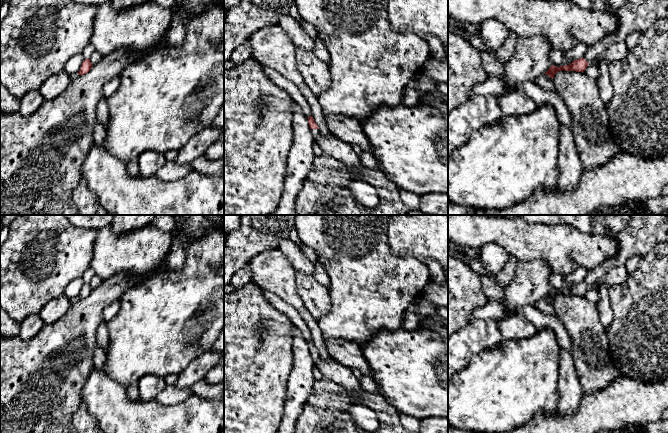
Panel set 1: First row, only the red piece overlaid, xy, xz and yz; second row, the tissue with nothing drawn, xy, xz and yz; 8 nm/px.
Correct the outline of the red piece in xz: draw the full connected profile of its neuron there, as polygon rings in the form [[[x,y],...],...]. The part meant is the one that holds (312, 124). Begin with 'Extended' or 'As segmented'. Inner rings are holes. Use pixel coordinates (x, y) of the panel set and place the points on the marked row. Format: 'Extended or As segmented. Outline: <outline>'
Extended. Outline: [[[312,116],[308,117],[308,123],[309,123],[309,127],[311,129],[311,133],[314,137],[314,141],[316,142],[318,136],[320,135],[318,125],[315,123]]]

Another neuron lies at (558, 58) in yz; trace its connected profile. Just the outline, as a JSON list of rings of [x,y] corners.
[[[553,49],[549,53],[549,60],[550,63],[554,66],[560,67],[560,66],[565,66],[569,65],[572,63],[575,59],[570,59],[566,56],[566,52],[563,52],[561,50],[556,50]]]

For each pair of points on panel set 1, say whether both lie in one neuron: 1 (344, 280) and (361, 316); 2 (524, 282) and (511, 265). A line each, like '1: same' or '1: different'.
1: same
2: different

